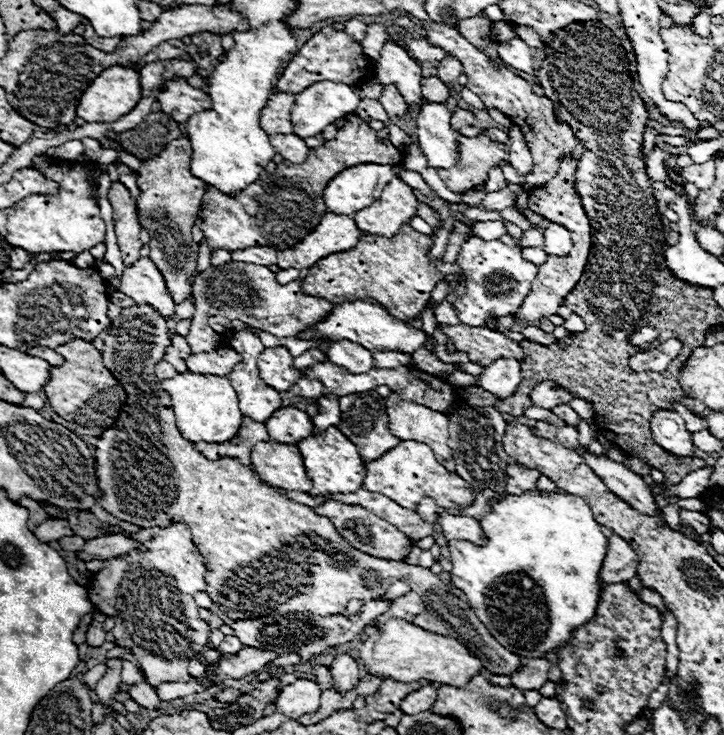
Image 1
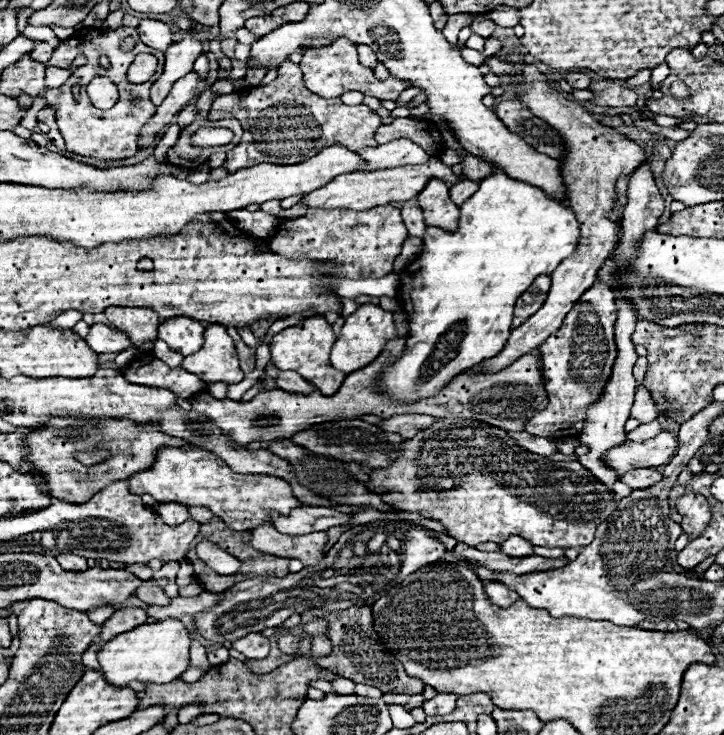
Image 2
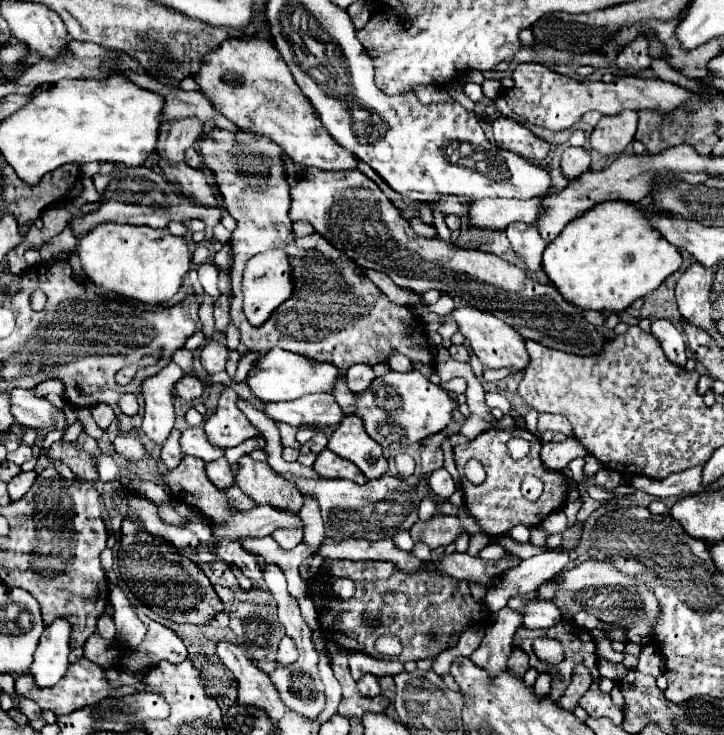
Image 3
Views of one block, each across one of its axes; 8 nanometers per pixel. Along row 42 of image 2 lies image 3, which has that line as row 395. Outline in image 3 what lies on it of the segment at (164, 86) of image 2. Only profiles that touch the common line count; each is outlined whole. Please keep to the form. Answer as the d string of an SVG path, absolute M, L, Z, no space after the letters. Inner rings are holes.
M184 376L182 380L178 380L172 388L172 394L178 396L184 402L192 402L196 398L200 398L204 394L204 386L196 376Z

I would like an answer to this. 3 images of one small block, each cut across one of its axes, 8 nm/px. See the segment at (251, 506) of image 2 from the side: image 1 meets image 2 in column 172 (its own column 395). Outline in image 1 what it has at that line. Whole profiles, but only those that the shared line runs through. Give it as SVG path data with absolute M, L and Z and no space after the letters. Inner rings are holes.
M402 440L396 448L388 450L378 460L366 462L364 466L366 466L366 482L362 484L362 488L370 492L380 492L408 510L416 510L422 496L430 496L442 508L460 508L460 506L470 506L474 502L474 494L470 486L458 474L450 474L434 458L432 448L422 442Z

